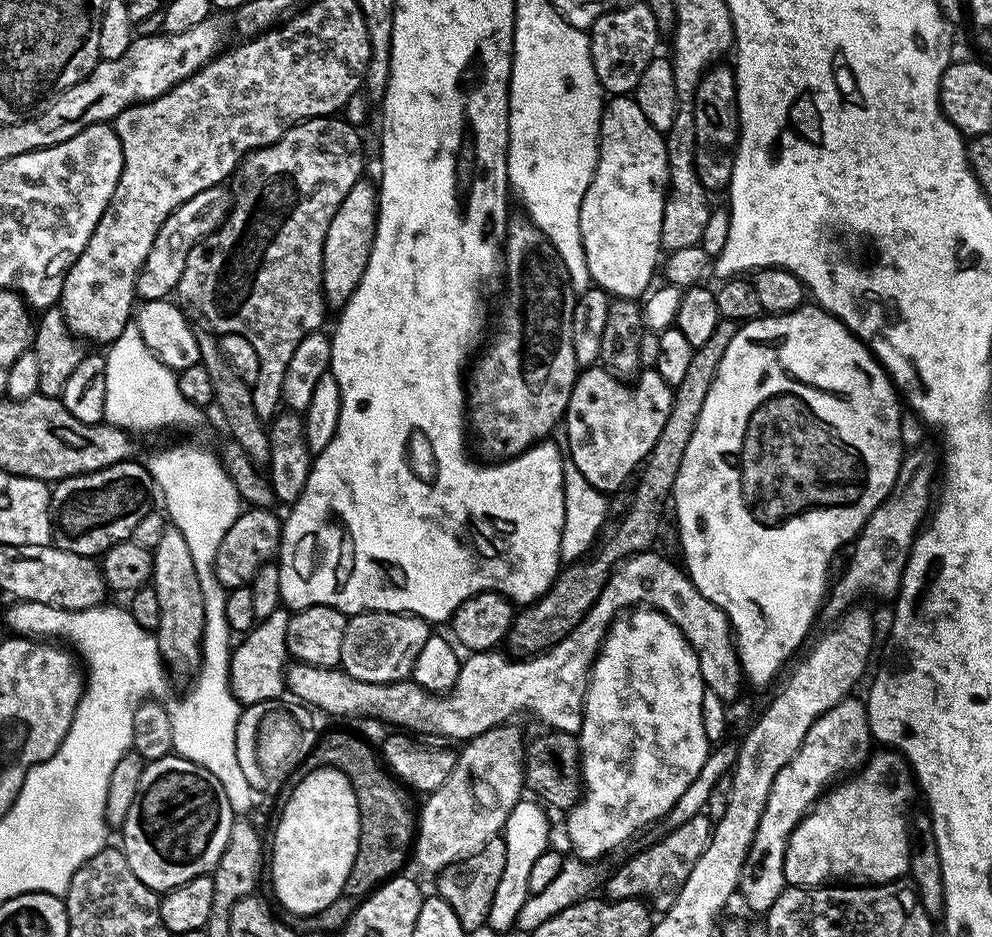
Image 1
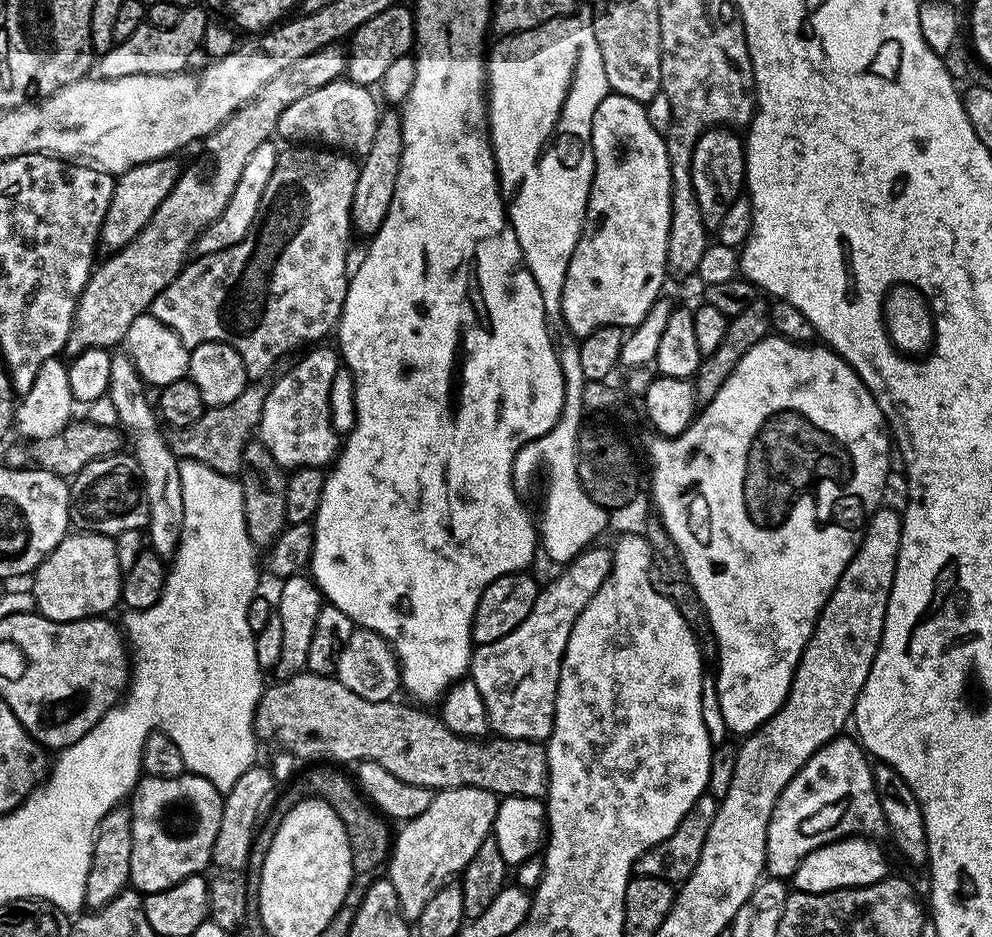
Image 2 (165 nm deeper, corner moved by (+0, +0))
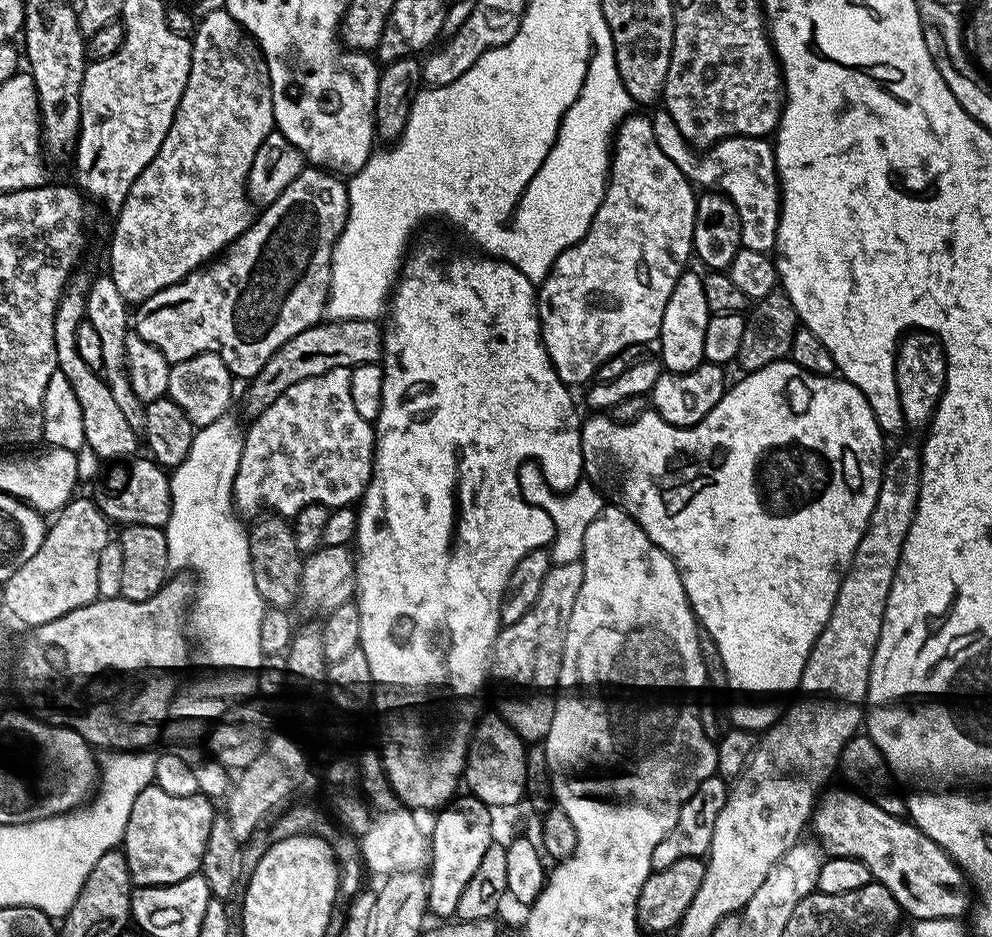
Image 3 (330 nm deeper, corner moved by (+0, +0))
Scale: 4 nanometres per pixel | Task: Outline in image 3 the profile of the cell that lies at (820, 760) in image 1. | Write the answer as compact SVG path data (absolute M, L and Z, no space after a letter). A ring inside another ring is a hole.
M839 787L821 795L810 819L811 835L829 857L856 860L866 866L873 881L886 886L894 894L901 913L912 916L913 921L956 920L969 911L968 878L934 838L922 834L911 819L886 814L882 806L859 791Z

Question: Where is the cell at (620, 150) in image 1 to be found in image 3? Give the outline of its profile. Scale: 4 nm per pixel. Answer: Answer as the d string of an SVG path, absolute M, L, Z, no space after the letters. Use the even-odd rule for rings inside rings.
M630 114L620 123L616 129L616 135L612 142L612 154L610 157L610 179L607 188L604 190L604 197L586 230L586 234L577 244L570 246L552 263L546 279L539 281L536 293L536 313L540 319L540 340L544 343L546 354L558 374L562 383L569 386L575 384L587 385L599 373L602 367L610 358L614 358L622 350L645 346L657 339L662 326L662 314L666 310L666 302L670 302L670 294L678 282L678 278L689 267L688 256L693 255L692 239L694 238L694 214L696 213L697 189L692 189L692 184L687 180L685 169L673 157L662 154L658 147L658 141L654 138L654 126L647 115L636 116Z

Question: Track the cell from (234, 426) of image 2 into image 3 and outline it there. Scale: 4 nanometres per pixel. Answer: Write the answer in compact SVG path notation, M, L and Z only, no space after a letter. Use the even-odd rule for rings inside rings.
M330 320L302 330L302 334L294 334L258 370L256 376L247 381L248 389L244 392L244 412L248 418L262 414L292 384L302 382L306 378L318 378L318 374L326 374L335 368L354 369L359 364L375 364L384 355L384 332L376 320Z

